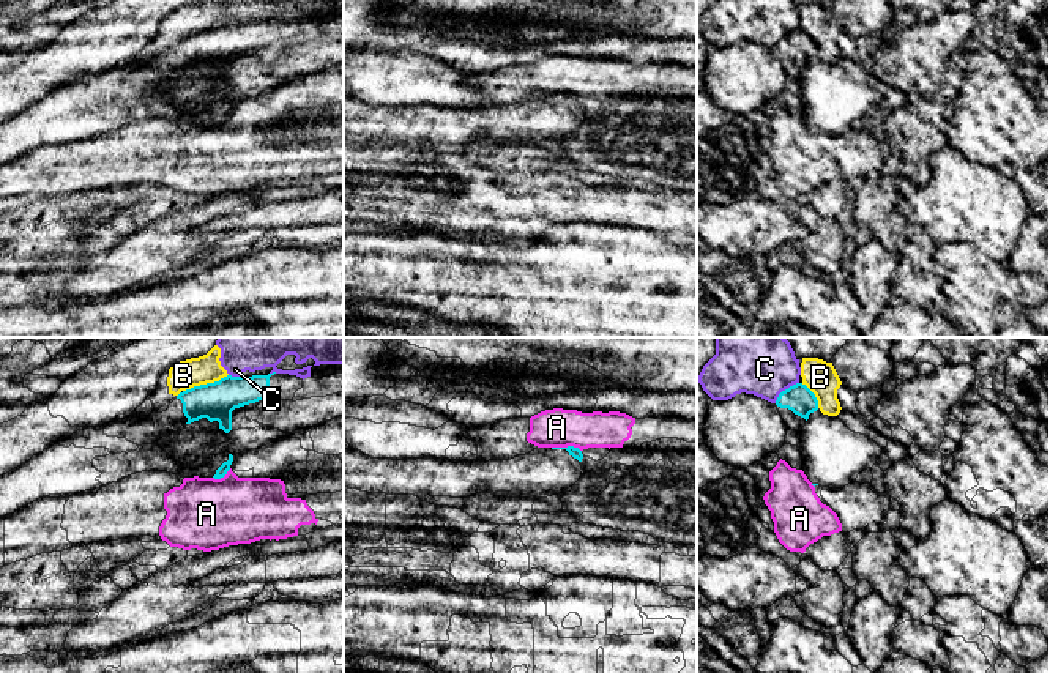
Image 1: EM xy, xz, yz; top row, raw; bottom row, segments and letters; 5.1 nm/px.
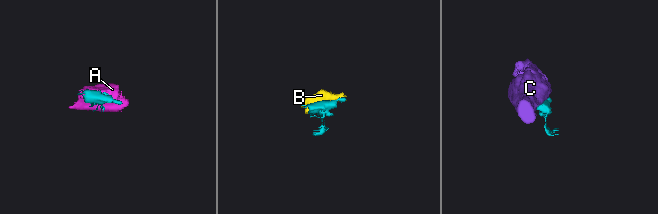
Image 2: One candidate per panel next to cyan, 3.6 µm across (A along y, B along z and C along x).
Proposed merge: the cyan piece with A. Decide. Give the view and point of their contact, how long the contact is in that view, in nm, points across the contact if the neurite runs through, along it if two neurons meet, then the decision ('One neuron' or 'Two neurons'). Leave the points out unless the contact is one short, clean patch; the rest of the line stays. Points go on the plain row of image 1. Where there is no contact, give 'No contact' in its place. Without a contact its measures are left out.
Touches cyan at xz (568, 93). Shared border 150 nm. Boundary: xz (552, 93), (576, 93), (580, 98). Two neurons

